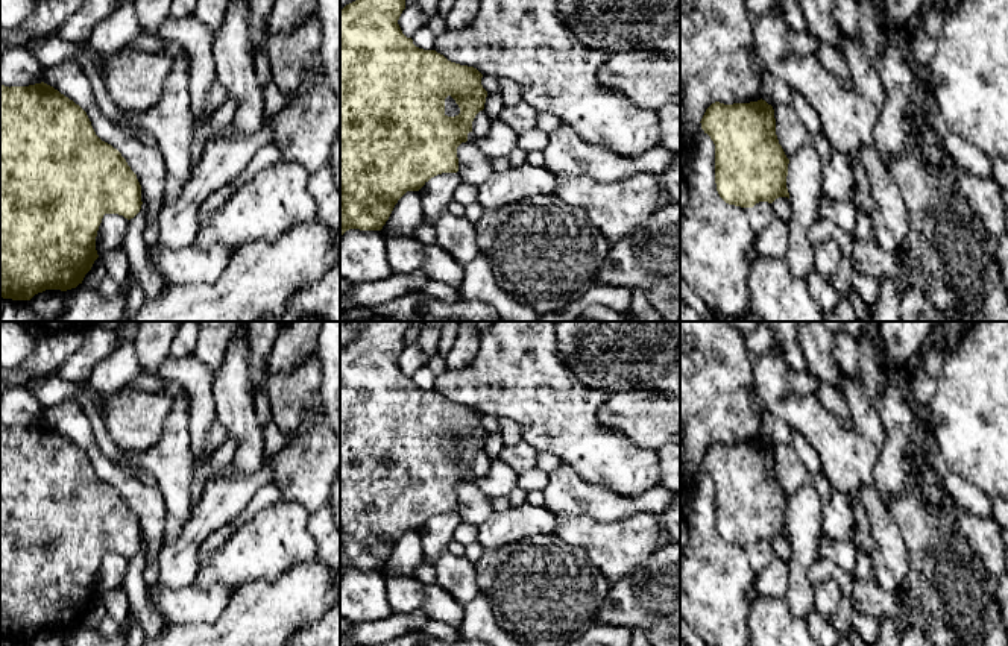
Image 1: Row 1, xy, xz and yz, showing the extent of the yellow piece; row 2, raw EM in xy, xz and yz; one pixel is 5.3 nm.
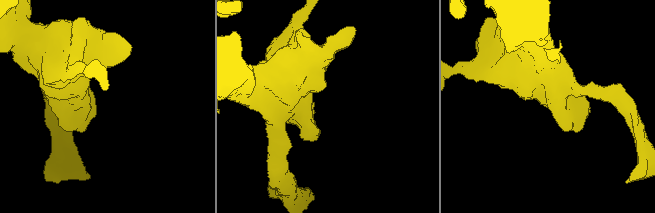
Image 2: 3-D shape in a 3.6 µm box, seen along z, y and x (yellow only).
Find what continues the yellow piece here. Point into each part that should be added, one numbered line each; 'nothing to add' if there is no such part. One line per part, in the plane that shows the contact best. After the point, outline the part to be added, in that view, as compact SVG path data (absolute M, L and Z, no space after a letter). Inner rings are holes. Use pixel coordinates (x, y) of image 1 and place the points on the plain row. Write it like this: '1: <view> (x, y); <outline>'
nothing to add

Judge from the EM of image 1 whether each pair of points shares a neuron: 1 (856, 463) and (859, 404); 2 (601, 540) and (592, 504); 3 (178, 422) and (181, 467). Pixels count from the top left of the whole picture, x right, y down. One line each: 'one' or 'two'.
1: two
2: two
3: one

